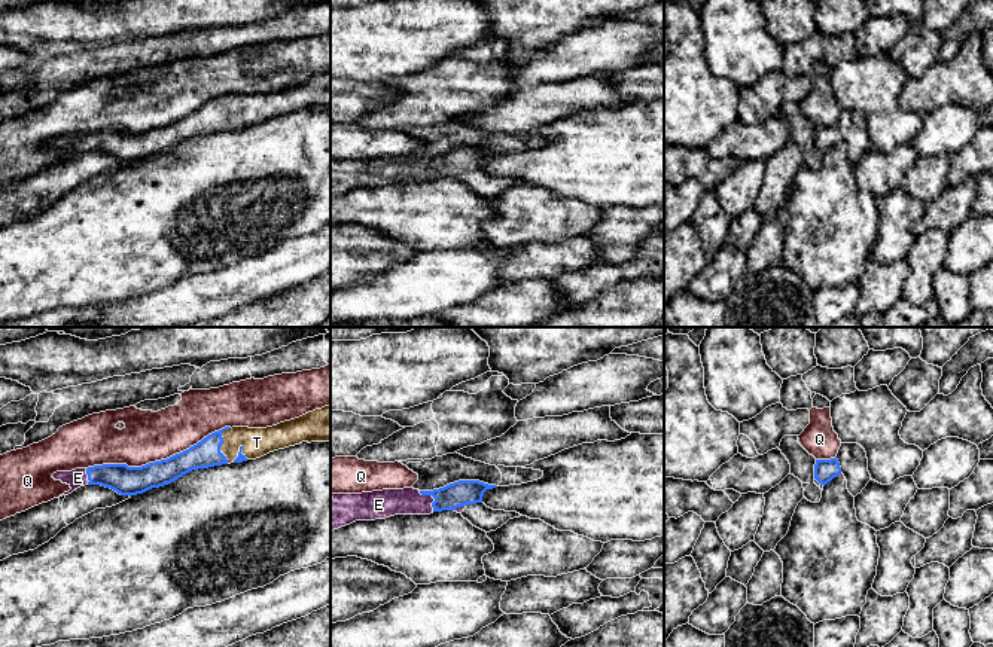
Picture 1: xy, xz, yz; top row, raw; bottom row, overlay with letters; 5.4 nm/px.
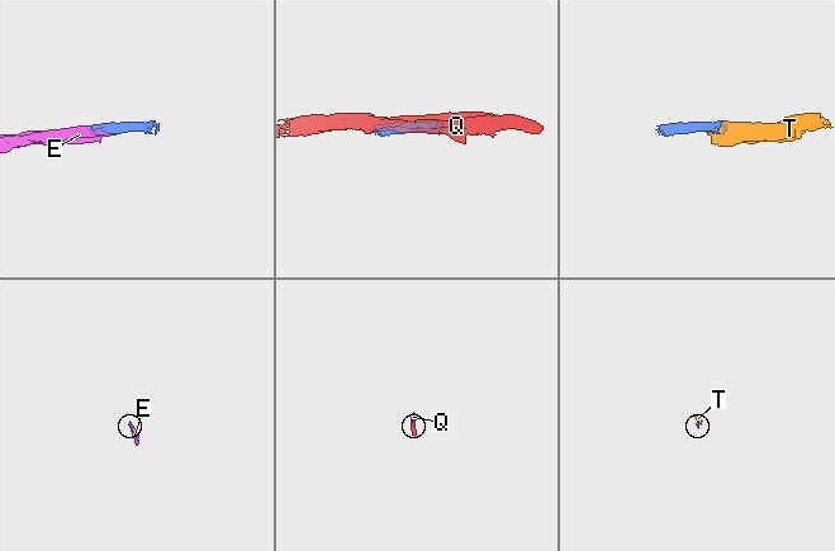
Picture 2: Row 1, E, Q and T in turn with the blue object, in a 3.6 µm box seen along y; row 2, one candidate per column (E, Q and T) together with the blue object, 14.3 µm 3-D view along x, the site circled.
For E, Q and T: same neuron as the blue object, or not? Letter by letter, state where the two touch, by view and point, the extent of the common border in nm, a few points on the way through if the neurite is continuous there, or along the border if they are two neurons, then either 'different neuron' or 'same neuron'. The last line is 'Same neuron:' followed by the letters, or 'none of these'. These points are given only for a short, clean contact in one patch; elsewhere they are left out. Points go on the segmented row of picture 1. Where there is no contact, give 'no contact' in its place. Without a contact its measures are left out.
E: meets blue in xz at (432, 496); contact 140 nm long; runs through xz (462, 493), (457, 496), (432, 496), (426, 501), (387, 503); same neuron
Q: meets blue in xy at (158, 461); contact 800 nm long; different neuron
T: meets blue in xy at (222, 442); contact 200 nm long; runs through xy (204, 454), (222, 442), (256, 442); same neuron
Same neuron: E, T

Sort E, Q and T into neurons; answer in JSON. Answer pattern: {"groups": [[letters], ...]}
{"groups": [["E", "T"], ["Q"]]}

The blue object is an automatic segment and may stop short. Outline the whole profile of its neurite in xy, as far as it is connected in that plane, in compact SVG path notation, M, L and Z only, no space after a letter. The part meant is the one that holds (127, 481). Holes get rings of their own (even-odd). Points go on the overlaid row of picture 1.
M331 405L266 428L225 427L180 454L141 467L103 464L57 471L52 477L71 488L63 495L85 485L101 485L131 497L168 485L192 470L256 460L302 442L331 442Z

